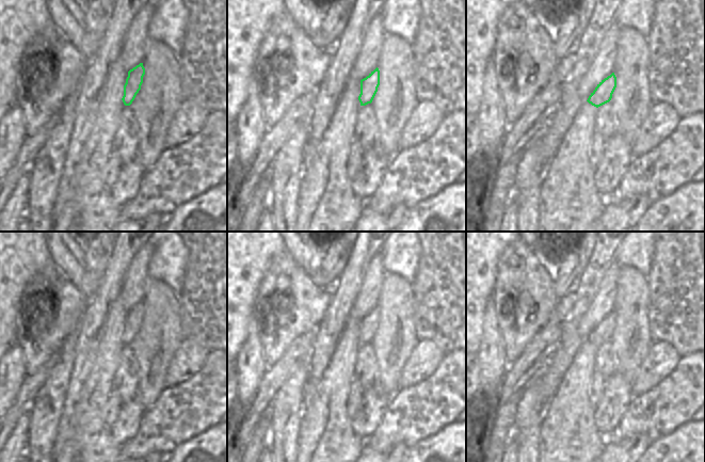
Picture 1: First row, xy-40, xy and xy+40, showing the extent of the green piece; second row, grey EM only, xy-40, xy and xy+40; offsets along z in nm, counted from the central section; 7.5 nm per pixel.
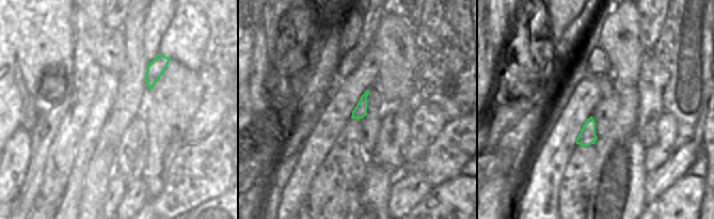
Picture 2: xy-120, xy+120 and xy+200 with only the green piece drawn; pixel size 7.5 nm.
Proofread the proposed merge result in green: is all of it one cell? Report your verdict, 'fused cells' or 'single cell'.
single cell

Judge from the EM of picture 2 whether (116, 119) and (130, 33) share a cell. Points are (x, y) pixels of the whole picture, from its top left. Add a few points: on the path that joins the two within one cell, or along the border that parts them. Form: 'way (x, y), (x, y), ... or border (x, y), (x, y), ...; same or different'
way (131, 97), (133, 55); same

